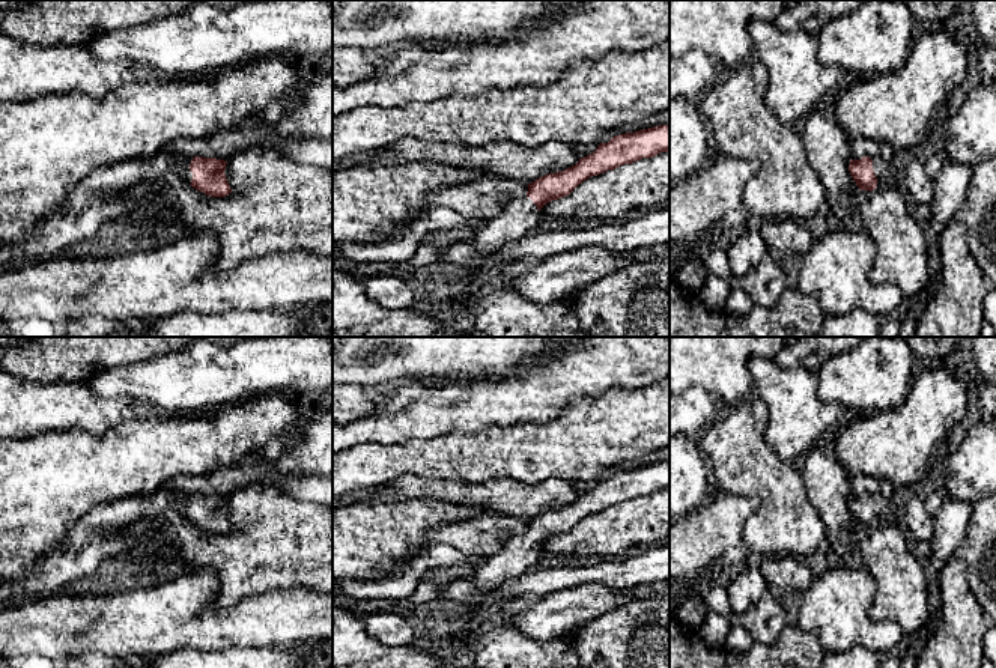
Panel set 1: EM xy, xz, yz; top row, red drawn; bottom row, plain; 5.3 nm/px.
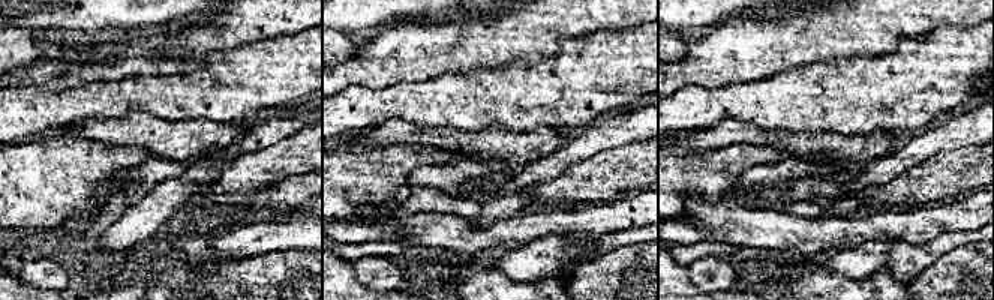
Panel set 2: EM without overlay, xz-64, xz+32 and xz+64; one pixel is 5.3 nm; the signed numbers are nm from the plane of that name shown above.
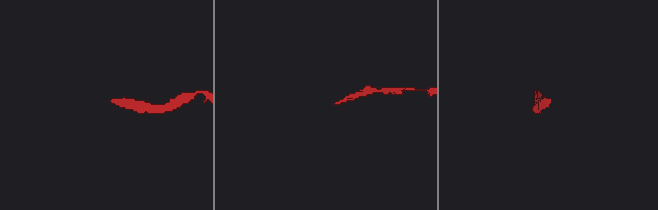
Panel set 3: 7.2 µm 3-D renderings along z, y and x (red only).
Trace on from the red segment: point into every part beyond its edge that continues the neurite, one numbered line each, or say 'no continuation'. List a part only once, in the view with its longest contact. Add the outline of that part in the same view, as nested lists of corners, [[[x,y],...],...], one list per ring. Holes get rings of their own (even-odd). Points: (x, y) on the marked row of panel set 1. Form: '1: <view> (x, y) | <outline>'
1: yz (885, 172) | [[[880,155],[873,156],[871,161],[873,161],[874,175],[877,178],[876,188],[879,188],[879,185],[883,182],[891,184],[894,187],[898,173],[895,162],[886,162],[882,159]]]

